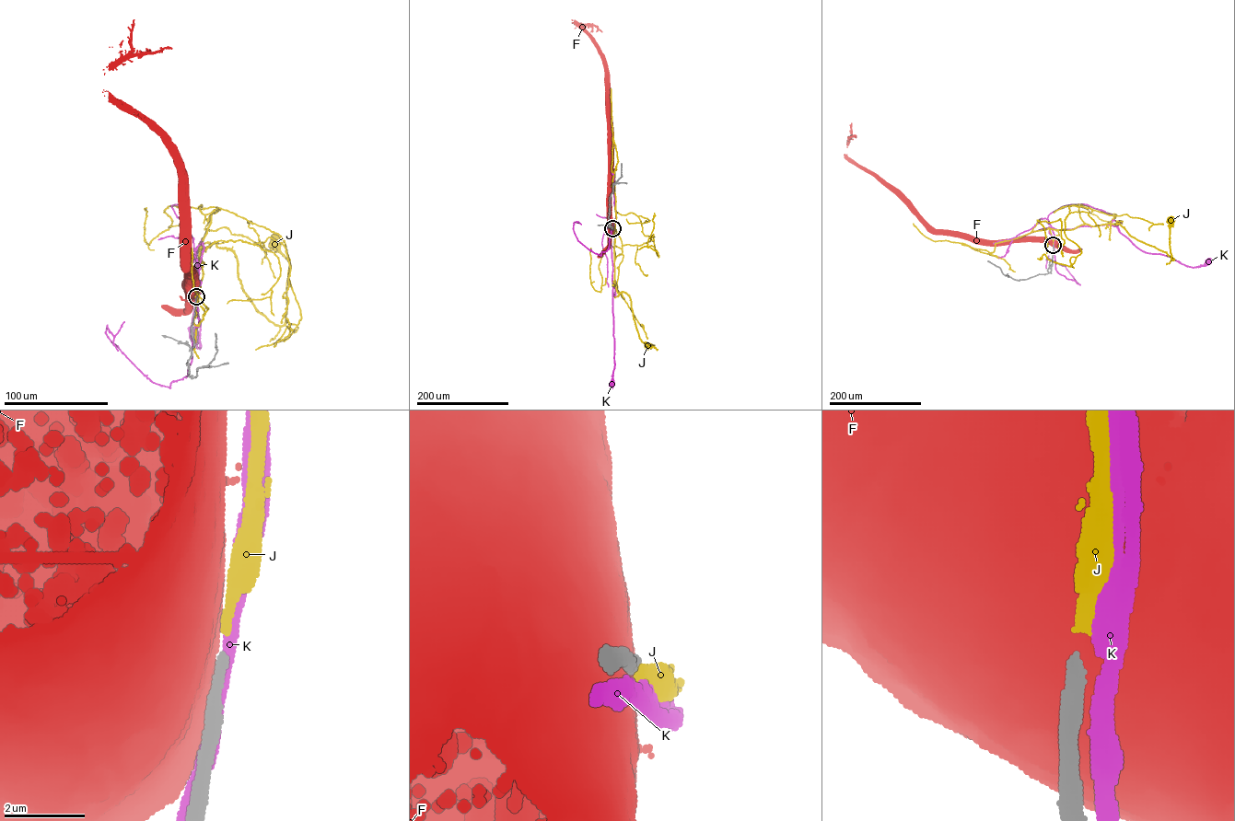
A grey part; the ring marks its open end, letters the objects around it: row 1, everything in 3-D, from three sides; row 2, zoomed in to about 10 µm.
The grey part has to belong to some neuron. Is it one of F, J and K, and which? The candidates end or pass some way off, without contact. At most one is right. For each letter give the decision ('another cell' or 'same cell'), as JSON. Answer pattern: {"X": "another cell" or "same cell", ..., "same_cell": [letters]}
{"F": "another cell", "J": "same cell", "K": "another cell", "same_cell": ["J"]}

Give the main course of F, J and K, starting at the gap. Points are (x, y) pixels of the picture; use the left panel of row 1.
F: (196, 296), (189, 287), (189, 262), (183, 252), (183, 220)
J: (196, 296), (200, 249), (215, 242), (234, 253), (241, 287), (256, 309), (283, 325), (290, 265), (275, 241)
K: (196, 296), (197, 260), (191, 261), (196, 254), (199, 348), (196, 346), (195, 335)

